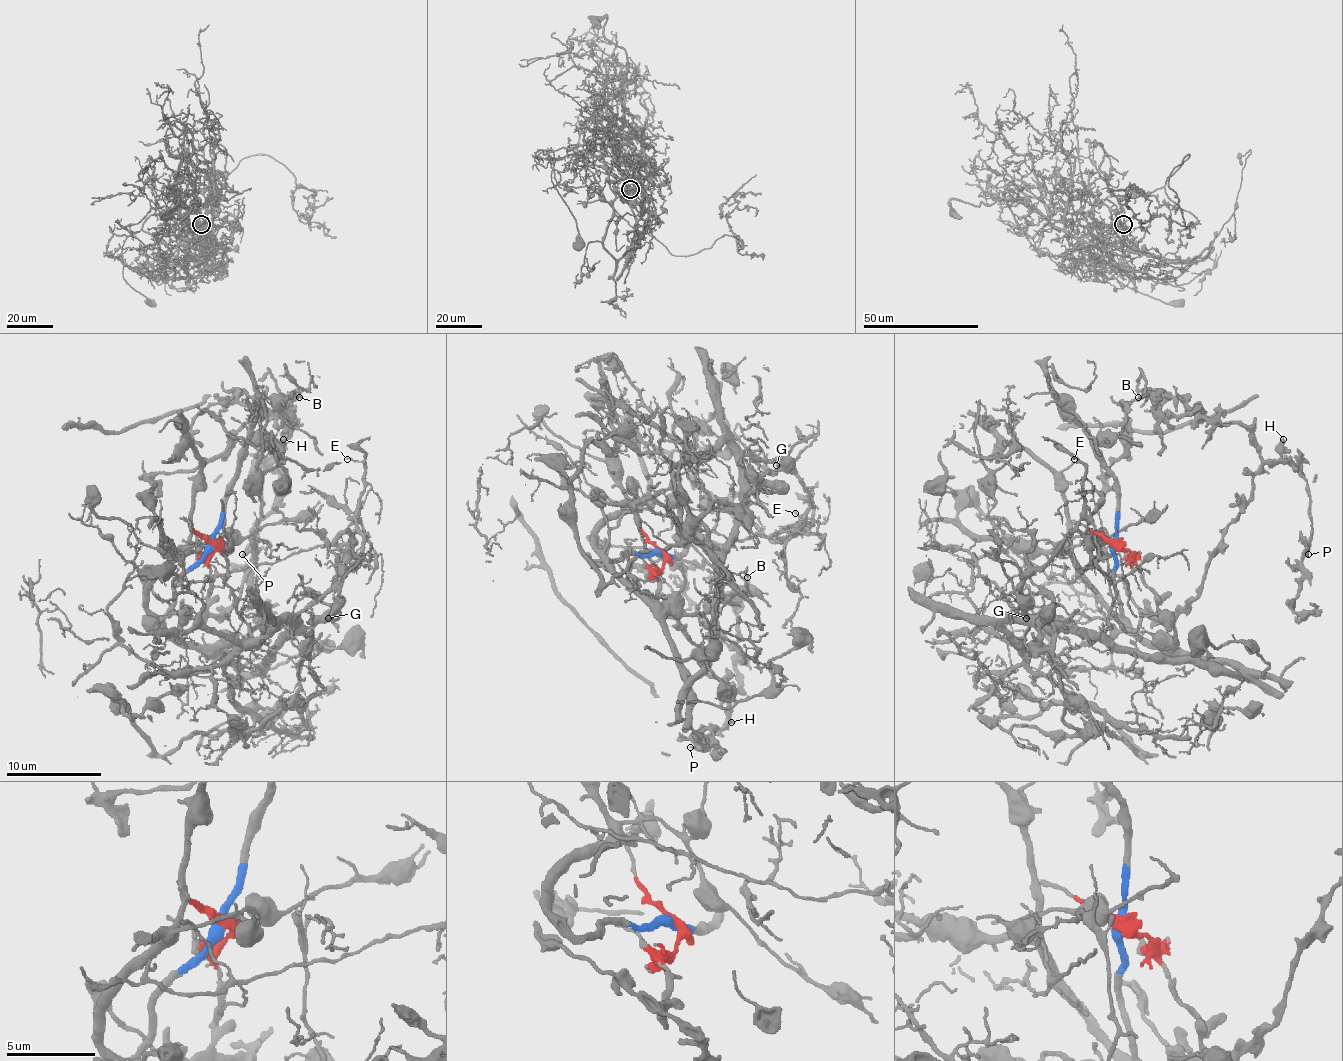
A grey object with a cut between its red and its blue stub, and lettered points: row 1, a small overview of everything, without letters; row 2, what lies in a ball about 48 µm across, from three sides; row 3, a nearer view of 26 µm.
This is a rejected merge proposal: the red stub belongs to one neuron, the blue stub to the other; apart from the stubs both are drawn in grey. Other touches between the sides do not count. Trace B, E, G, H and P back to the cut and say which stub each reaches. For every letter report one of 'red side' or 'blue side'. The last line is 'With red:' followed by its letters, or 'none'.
B: red side
E: blue side
G: blue side
H: red side
P: red side
With red: B, H, P

